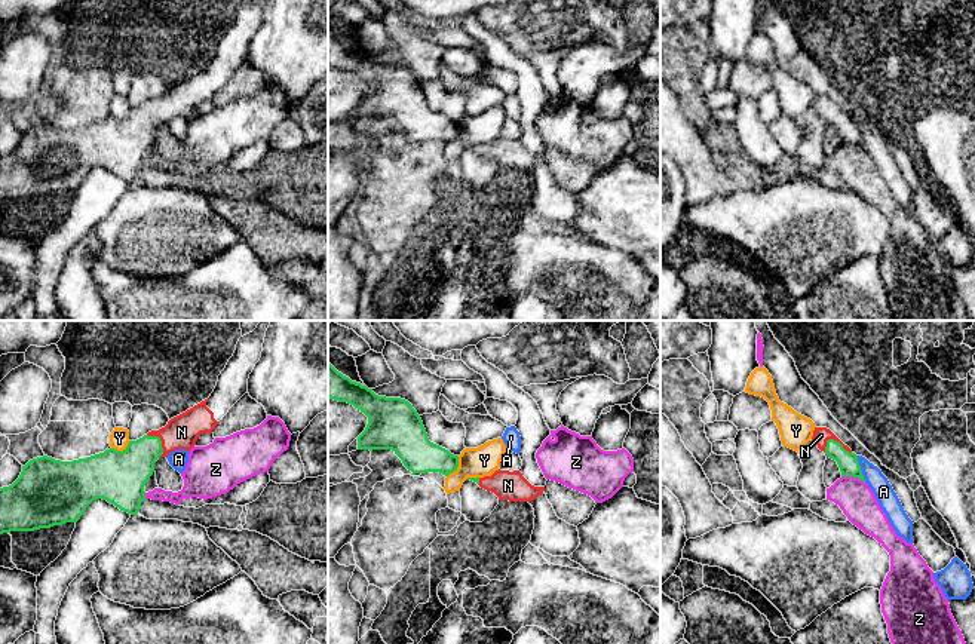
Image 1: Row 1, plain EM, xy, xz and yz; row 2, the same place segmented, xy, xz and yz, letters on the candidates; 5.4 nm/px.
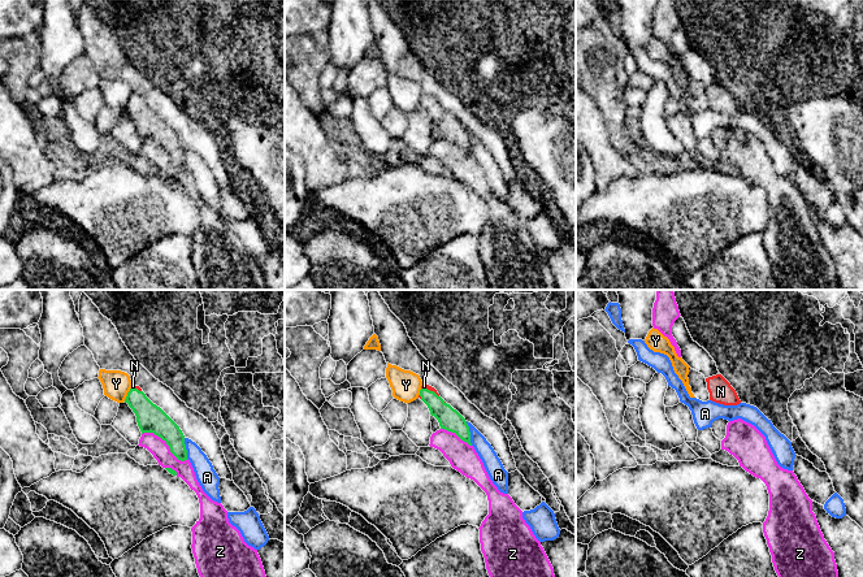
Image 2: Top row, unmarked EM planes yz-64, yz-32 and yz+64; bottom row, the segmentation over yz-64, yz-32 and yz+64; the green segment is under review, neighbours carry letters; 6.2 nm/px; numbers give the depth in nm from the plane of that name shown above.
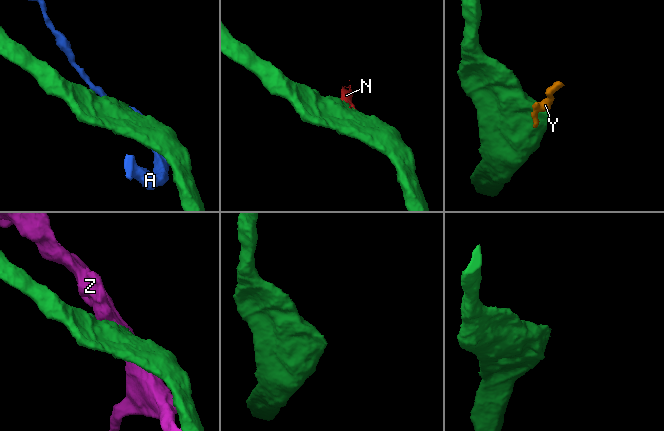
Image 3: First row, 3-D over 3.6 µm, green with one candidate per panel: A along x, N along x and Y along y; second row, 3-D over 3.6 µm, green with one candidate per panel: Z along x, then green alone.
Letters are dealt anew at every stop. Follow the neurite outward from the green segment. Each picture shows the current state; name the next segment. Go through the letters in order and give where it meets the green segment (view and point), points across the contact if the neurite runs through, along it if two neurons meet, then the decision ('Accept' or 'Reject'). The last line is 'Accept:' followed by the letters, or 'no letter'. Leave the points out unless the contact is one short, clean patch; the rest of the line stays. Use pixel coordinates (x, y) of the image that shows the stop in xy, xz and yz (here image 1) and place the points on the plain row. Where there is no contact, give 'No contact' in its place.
A: Touches green at yz (859, 137). Reject
N: Touches green at yz (839, 110). Path across: yz (848, 129), (839, 119), (839, 110), (825, 107), (821, 103). Accept
Y: Touches green at xz (456, 135). Boundary: xz (459, 123), (459, 132), (447, 144). Reject
Z: Touches green at yz (854, 144). Reject
Accept: N

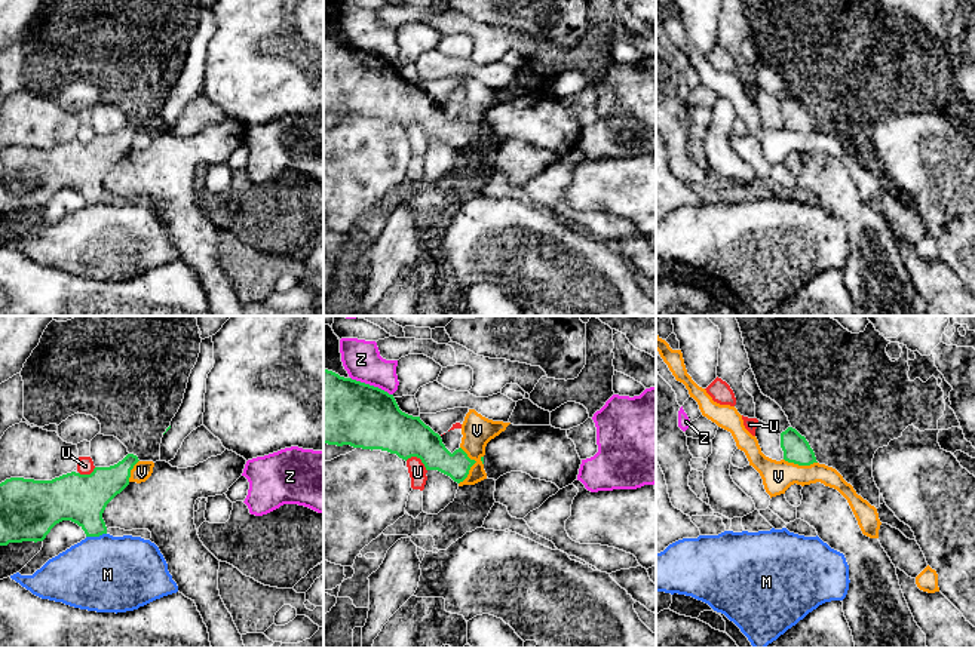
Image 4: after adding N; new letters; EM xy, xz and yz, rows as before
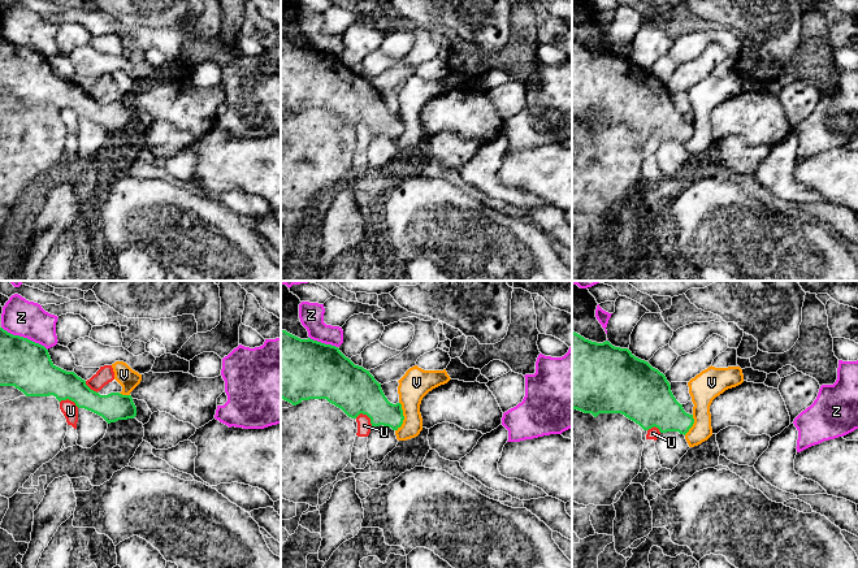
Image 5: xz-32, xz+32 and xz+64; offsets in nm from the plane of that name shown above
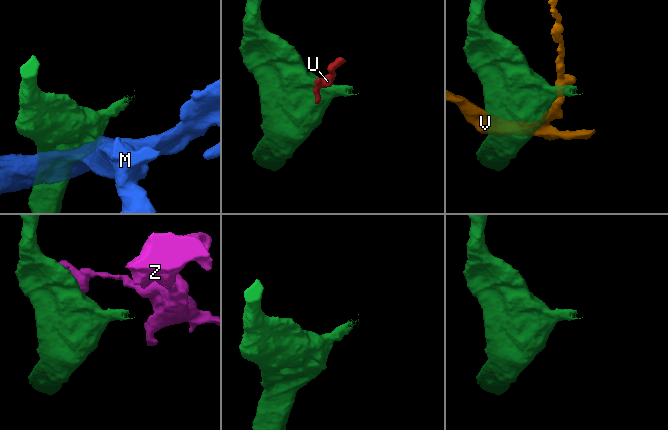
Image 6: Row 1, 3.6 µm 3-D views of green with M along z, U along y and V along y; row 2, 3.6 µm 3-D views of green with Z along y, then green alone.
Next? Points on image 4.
M: Touches green at xy (95, 203). Reject
U: Touches green at xz (419, 125). Boundary: xz (405, 128), (417, 125), (426, 138). Reject
V: Touches green at xz (474, 131). Reject
Z: Touches green at xz (371, 54). Reject
Accept: no letter

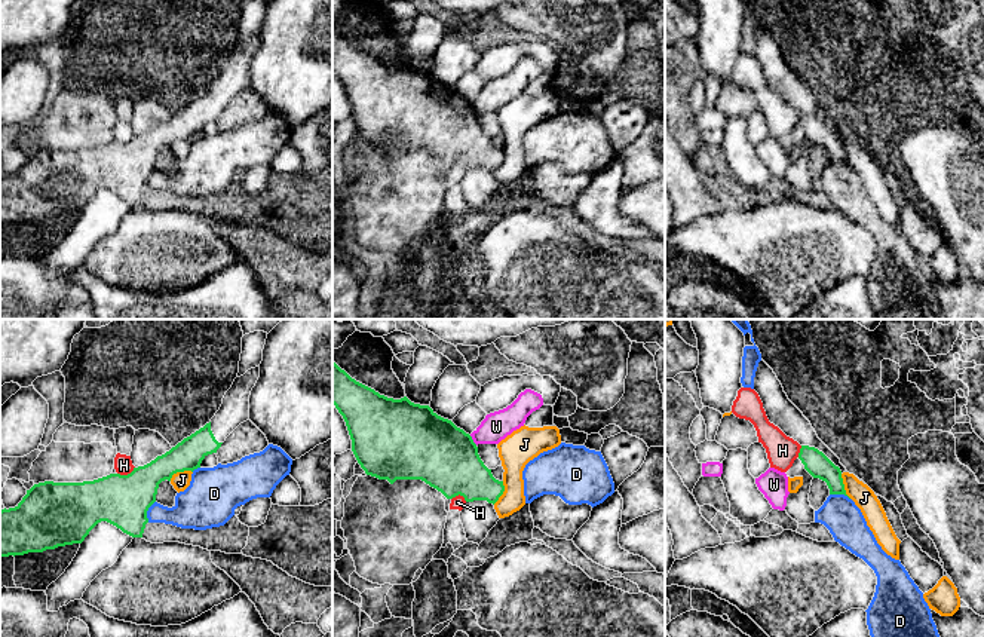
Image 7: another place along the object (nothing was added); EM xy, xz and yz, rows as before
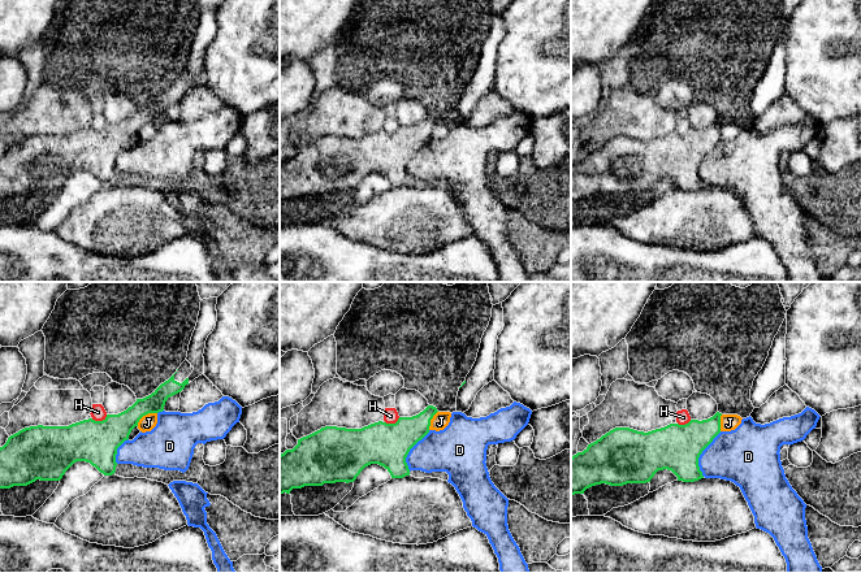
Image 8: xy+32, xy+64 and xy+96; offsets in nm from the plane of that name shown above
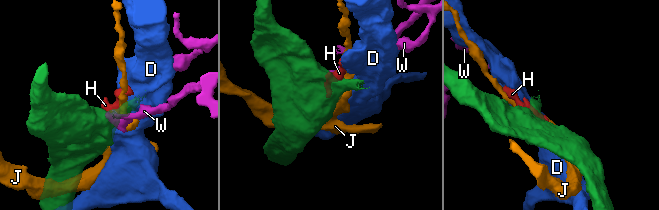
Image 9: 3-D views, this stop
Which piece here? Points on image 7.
D: Touches green at xy (147, 177). Reject
H: Touches green at xy (128, 141). Boundary: xy (134, 134), (126, 141), (117, 141). Reject
J: Touches green at xy (180, 138). Reject
W: Touches green at xz (472, 107). Reject
Accept: no letter

